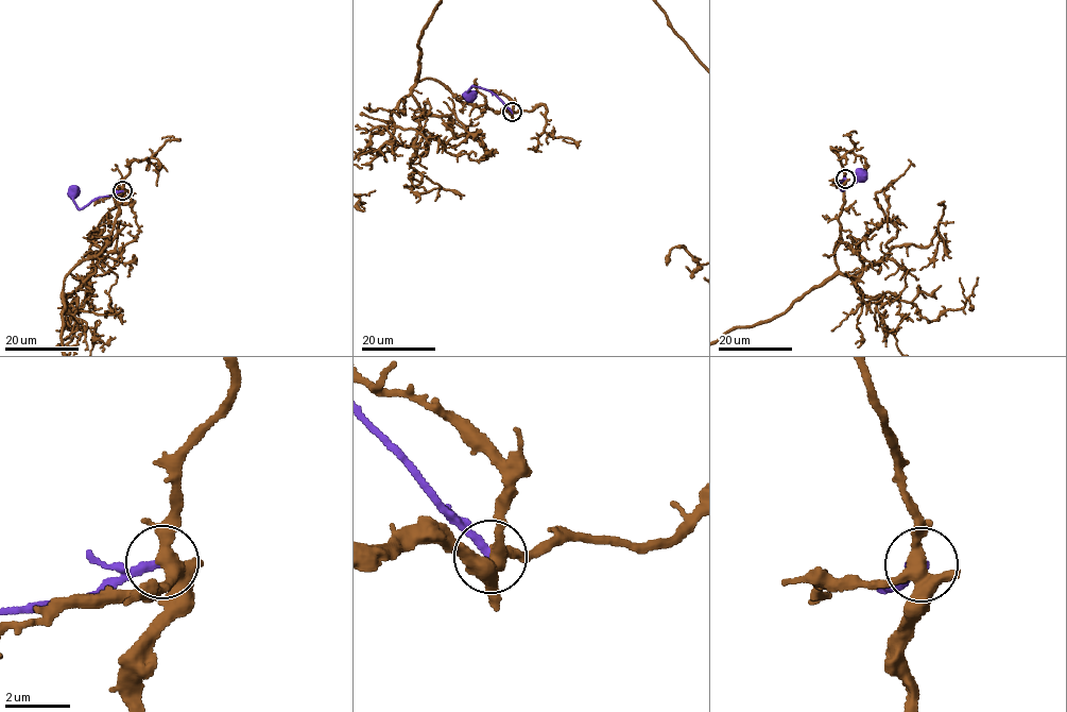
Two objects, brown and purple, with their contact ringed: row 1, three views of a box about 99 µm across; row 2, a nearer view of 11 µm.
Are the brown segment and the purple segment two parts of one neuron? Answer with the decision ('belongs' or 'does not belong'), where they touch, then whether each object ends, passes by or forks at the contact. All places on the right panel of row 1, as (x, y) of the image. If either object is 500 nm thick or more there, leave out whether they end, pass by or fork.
does not belong; at (845, 179); brown forks there; purple ends there

